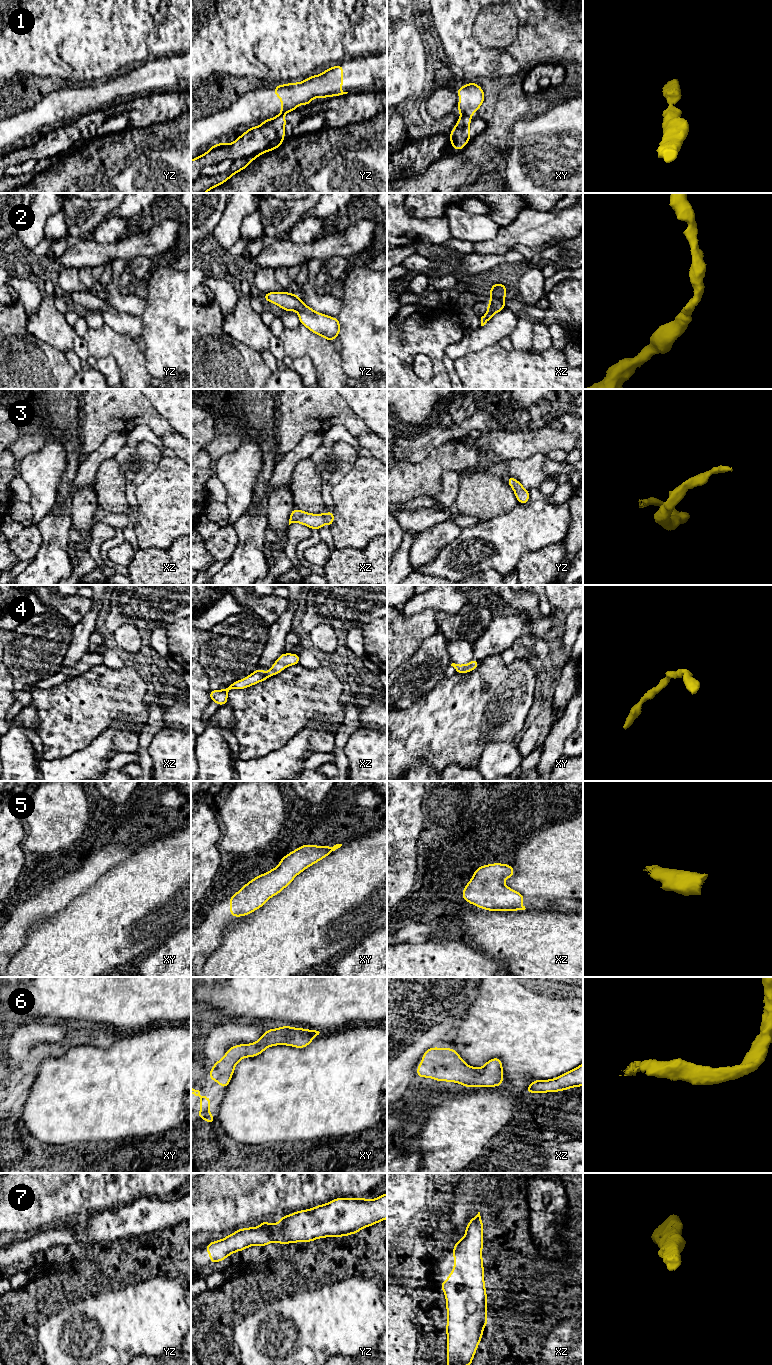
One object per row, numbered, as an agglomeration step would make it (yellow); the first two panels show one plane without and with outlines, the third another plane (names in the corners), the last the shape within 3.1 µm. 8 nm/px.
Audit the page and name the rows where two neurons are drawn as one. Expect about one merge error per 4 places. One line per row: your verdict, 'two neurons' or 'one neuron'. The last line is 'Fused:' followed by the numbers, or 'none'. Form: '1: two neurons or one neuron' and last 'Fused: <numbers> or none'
1: two neurons
2: one neuron
3: one neuron
4: one neuron
5: one neuron
6: one neuron
7: one neuron
Fused: 1

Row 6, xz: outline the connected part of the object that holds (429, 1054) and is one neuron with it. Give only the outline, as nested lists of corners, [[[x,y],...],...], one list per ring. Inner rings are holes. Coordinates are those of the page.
[[[432,1047],[422,1055],[423,1062],[417,1067],[418,1078],[428,1077],[437,1081],[448,1081],[462,1084],[464,1087],[494,1087],[503,1084],[502,1060],[492,1058],[481,1068],[475,1068],[467,1065],[460,1057],[457,1051],[451,1048]]]

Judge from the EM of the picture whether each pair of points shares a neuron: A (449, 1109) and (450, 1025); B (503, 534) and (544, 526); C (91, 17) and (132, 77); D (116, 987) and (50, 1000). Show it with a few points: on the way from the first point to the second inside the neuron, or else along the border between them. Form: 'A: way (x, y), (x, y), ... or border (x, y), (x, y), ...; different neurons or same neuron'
A: border (456, 1022), (455, 1034), (448, 1047); different neurons
B: way (513, 534), (534, 526); same neuron
C: border (152, 59), (130, 69); different neurons
D: way (100, 987), (66, 987); same neuron

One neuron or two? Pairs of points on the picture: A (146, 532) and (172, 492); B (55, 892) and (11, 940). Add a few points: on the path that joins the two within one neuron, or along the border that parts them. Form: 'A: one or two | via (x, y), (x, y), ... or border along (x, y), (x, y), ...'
A: one | via (156, 522), (166, 512), (172, 502)
B: one | via (43, 904), (18, 928)

